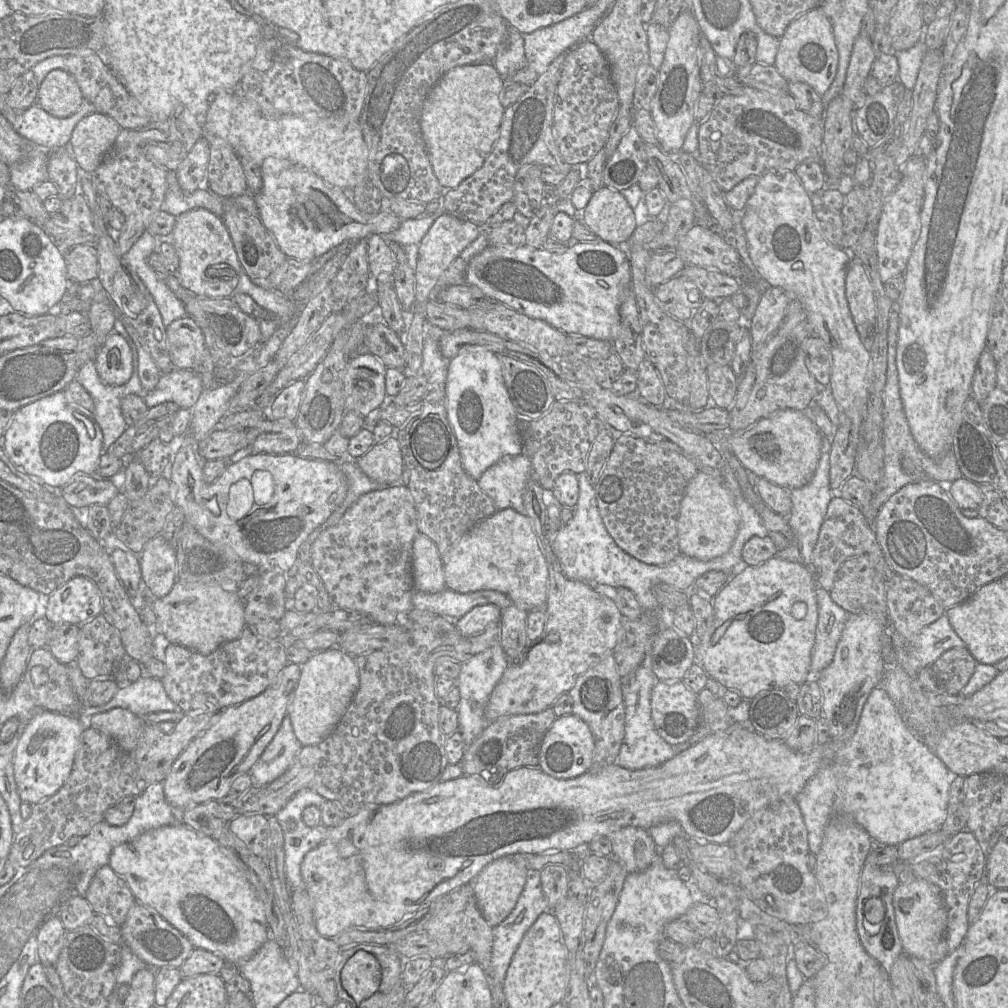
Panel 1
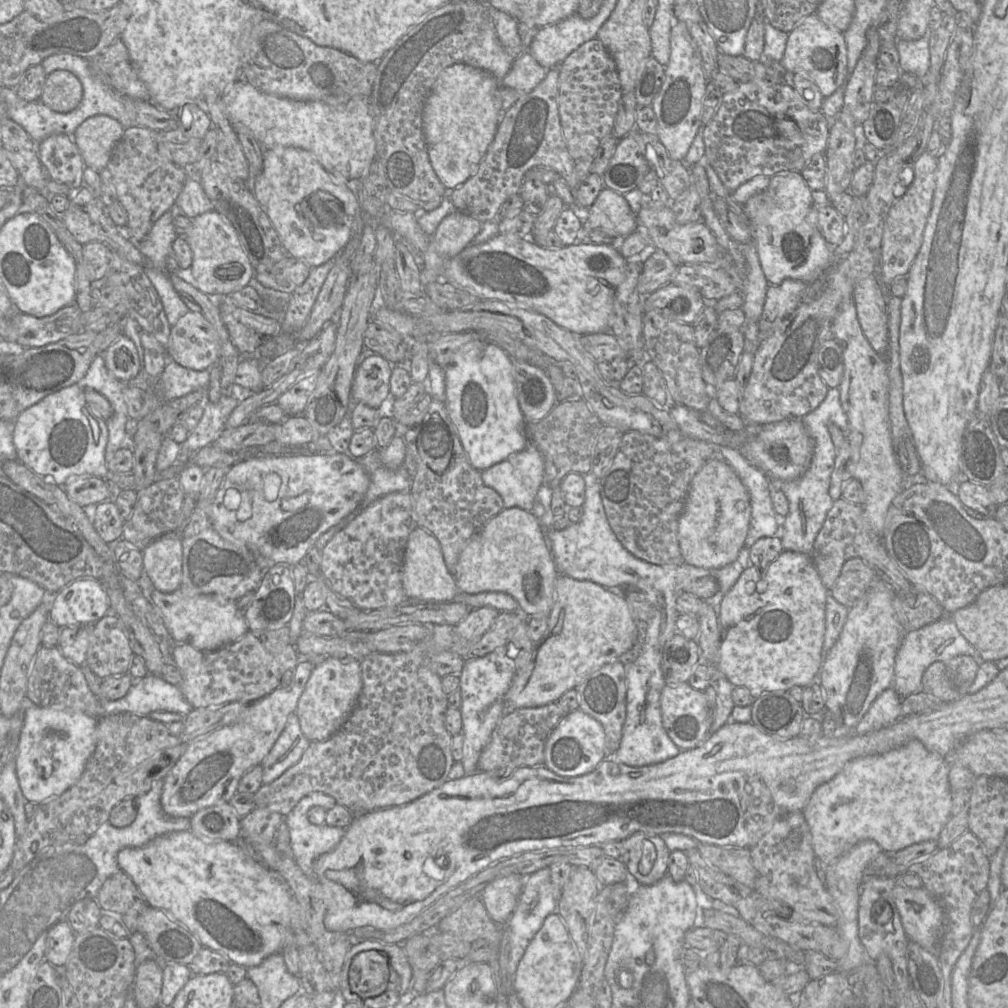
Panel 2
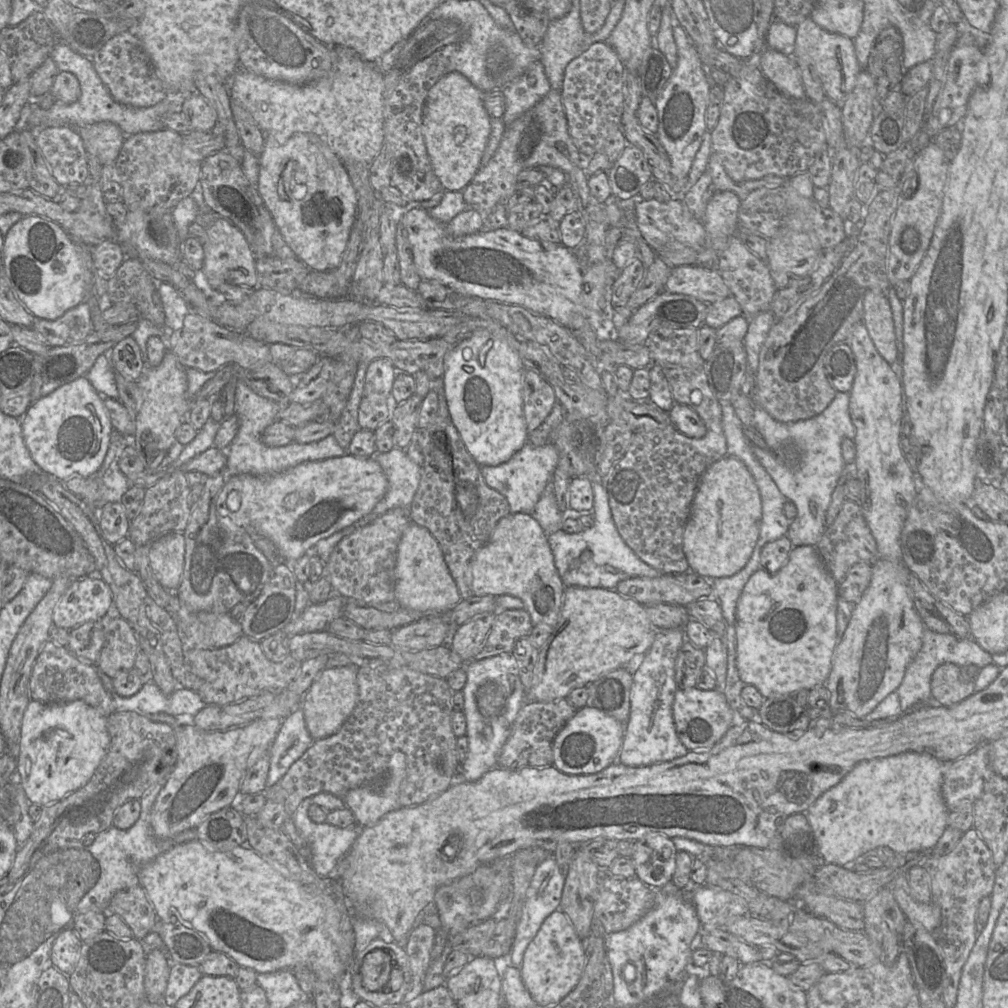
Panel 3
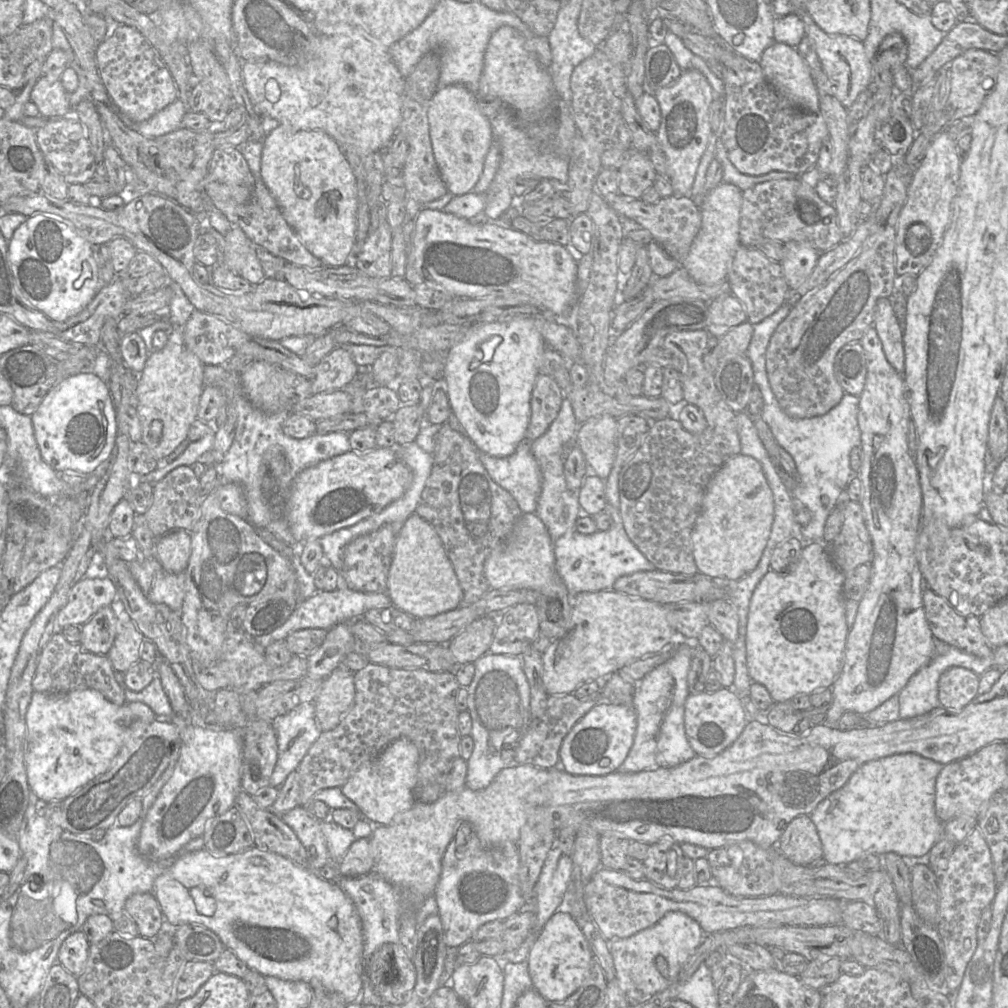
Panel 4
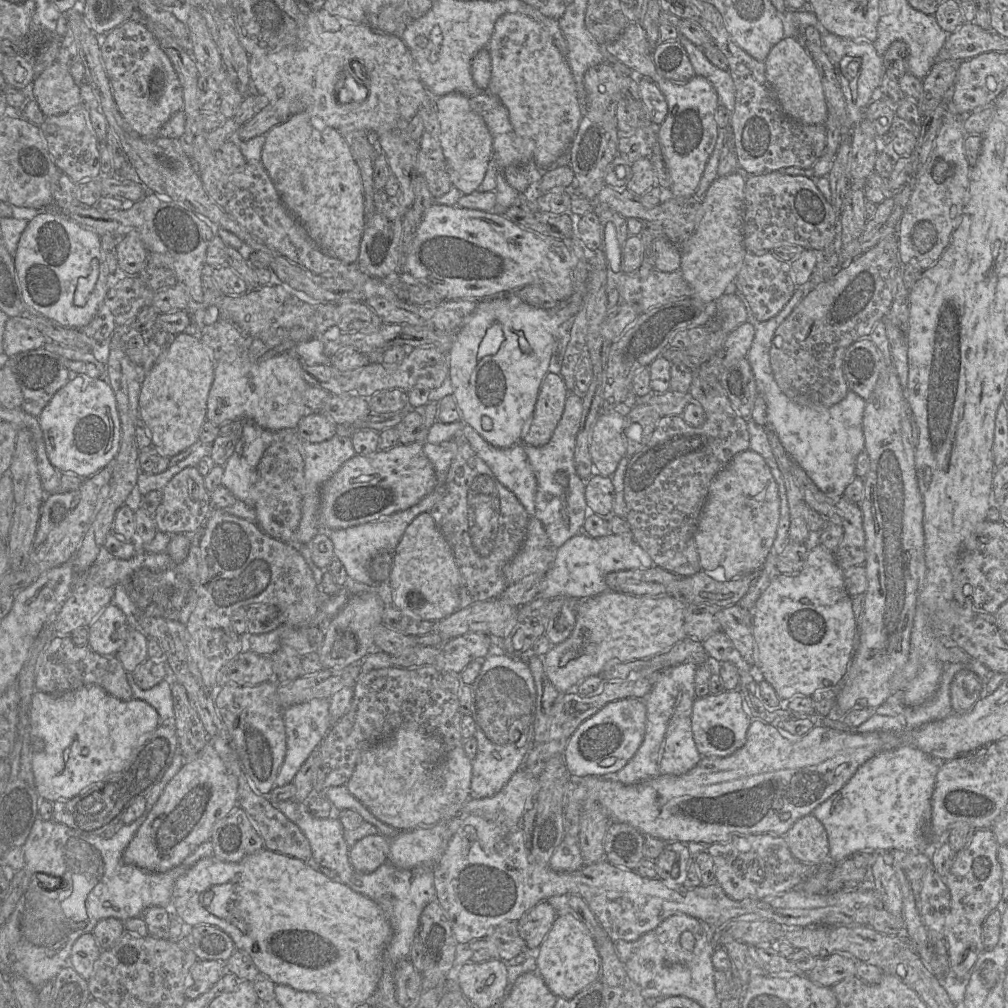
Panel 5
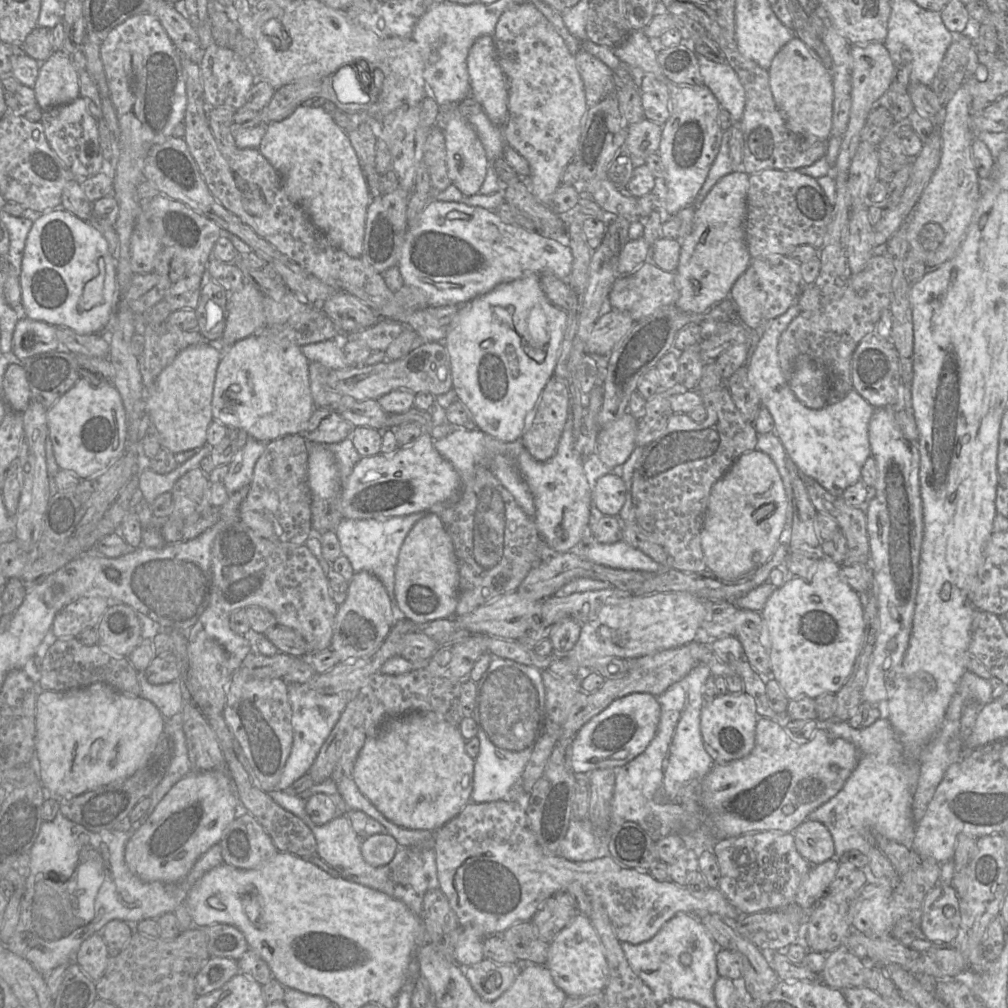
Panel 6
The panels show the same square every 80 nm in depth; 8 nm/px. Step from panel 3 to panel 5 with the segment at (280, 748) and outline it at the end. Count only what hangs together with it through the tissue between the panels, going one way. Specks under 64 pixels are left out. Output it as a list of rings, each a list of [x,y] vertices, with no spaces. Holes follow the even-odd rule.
[[[313,699],[309,702],[293,705],[284,711],[283,719],[287,749],[285,759],[274,782],[274,787],[282,787],[293,781],[296,773],[329,731],[331,728],[329,705],[329,699]]]

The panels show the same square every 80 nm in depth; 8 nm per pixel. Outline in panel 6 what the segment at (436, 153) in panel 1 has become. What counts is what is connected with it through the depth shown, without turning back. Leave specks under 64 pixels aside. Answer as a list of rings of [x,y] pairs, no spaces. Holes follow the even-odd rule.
[[[457,105],[440,106],[436,126],[440,127],[444,135],[446,164],[448,176],[452,184],[455,185],[466,197],[479,193],[486,178],[488,160],[483,145],[476,132],[458,112]]]

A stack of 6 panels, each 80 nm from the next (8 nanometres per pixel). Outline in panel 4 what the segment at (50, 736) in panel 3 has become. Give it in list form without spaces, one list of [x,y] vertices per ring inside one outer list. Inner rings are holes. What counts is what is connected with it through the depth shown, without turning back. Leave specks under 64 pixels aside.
[[[81,689],[60,695],[33,691],[27,708],[26,748],[24,761],[28,784],[35,799],[46,803],[62,800],[86,785],[109,768],[124,740],[125,728],[135,720],[153,722],[156,714],[142,702],[115,705],[93,689]]]

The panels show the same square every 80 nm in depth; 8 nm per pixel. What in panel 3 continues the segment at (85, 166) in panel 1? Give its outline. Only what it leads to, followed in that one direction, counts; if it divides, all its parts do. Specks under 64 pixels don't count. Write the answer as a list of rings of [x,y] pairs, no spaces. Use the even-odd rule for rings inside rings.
[[[97,122],[76,129],[89,156],[95,156],[102,166],[114,164],[125,140],[117,125]]]

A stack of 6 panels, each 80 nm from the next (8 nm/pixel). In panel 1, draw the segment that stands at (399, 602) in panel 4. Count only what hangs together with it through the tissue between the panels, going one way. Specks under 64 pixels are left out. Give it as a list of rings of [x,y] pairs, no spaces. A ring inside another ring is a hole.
[[[421,532],[413,541],[412,570],[415,590],[437,593],[447,588],[443,561],[437,546]]]

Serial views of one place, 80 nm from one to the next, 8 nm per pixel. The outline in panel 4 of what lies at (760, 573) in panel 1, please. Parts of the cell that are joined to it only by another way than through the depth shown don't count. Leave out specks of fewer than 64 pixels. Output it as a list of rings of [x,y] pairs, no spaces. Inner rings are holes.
[[[805,542],[796,566],[785,574],[769,569],[752,594],[746,628],[746,662],[752,682],[762,684],[774,702],[788,702],[798,694],[831,689],[844,663],[849,628],[843,585],[845,574],[834,564],[824,542]]]

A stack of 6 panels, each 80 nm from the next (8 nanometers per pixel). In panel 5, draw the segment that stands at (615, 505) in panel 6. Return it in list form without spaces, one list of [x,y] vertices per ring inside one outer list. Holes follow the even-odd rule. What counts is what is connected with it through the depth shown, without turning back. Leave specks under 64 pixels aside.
[[[595,476],[586,481],[585,497],[588,515],[607,516],[613,513],[615,489],[610,477]]]

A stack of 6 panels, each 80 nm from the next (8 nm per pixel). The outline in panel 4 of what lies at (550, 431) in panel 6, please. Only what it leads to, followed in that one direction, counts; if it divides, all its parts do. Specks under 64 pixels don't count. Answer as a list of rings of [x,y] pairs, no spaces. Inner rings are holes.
[[[539,373],[531,394],[531,416],[526,440],[532,442],[548,430],[558,415],[563,399],[562,390],[556,381]]]

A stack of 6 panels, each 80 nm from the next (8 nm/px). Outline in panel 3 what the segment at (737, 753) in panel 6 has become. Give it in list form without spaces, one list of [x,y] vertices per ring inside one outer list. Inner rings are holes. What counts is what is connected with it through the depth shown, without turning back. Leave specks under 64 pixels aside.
[[[696,687],[677,689],[672,711],[678,738],[689,751],[712,748],[735,724],[735,711],[727,703],[723,692],[715,689],[709,691]]]

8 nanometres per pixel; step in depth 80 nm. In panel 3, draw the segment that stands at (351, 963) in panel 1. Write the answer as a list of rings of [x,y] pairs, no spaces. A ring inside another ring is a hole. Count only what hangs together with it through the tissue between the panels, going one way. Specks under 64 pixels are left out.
[[[387,952],[368,953],[360,963],[362,985],[372,992],[380,992],[390,979],[391,959]]]

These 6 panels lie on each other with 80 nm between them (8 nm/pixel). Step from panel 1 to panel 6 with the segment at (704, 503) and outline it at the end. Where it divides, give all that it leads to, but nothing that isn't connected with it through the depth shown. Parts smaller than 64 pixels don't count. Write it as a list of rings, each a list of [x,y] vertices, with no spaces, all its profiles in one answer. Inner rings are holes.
[[[756,449],[743,453],[711,488],[701,529],[707,569],[725,580],[759,569],[782,541],[787,505],[783,482],[771,457]]]

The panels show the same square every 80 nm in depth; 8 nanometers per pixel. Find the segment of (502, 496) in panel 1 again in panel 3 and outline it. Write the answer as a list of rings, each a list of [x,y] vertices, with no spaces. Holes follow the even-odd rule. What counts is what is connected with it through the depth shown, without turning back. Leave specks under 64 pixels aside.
[[[528,441],[507,462],[497,466],[482,466],[481,472],[486,484],[507,499],[511,513],[532,514],[547,483],[552,481],[557,462],[557,450],[551,443],[536,446]]]

